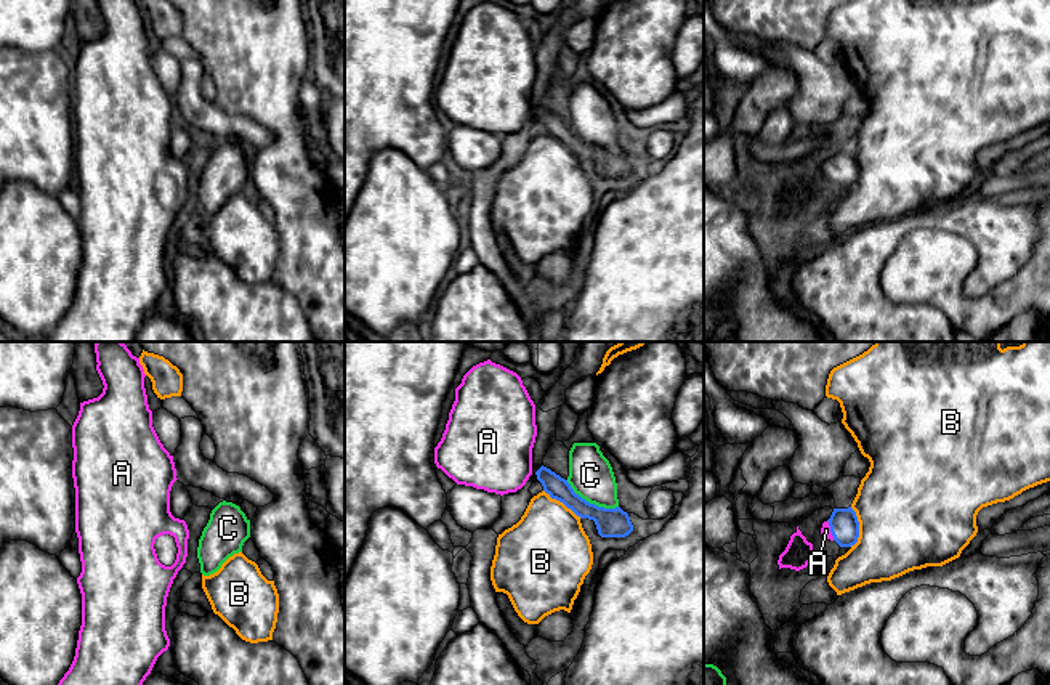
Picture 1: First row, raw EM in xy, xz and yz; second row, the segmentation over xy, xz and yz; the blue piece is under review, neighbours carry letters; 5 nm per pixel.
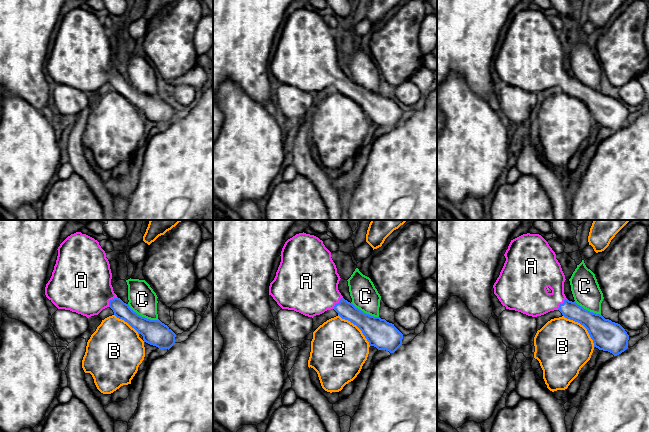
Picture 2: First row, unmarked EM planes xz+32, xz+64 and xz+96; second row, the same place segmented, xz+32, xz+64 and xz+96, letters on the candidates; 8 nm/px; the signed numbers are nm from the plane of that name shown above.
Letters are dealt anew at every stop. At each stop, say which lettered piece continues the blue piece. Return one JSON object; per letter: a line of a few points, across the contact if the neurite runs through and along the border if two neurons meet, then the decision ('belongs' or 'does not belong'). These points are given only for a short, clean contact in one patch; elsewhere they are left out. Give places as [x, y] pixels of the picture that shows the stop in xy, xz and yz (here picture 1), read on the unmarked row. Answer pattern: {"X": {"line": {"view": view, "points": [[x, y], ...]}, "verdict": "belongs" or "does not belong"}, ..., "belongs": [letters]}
{"A": {"line": {"view": "yz", "points": [[844, 164], [831, 170], [826, 170]]}, "verdict": "belongs"}, "B": {"line": {"view": "yz", "points": [[850, 148], [858, 162], [858, 182], [853, 186]]}, "verdict": "does not belong"}, "C": {"line": {"view": "xz", "points": [[566, 121], [587, 141], [605, 148], [617, 148]]}, "verdict": "does not belong"}, "belongs": ["A"]}

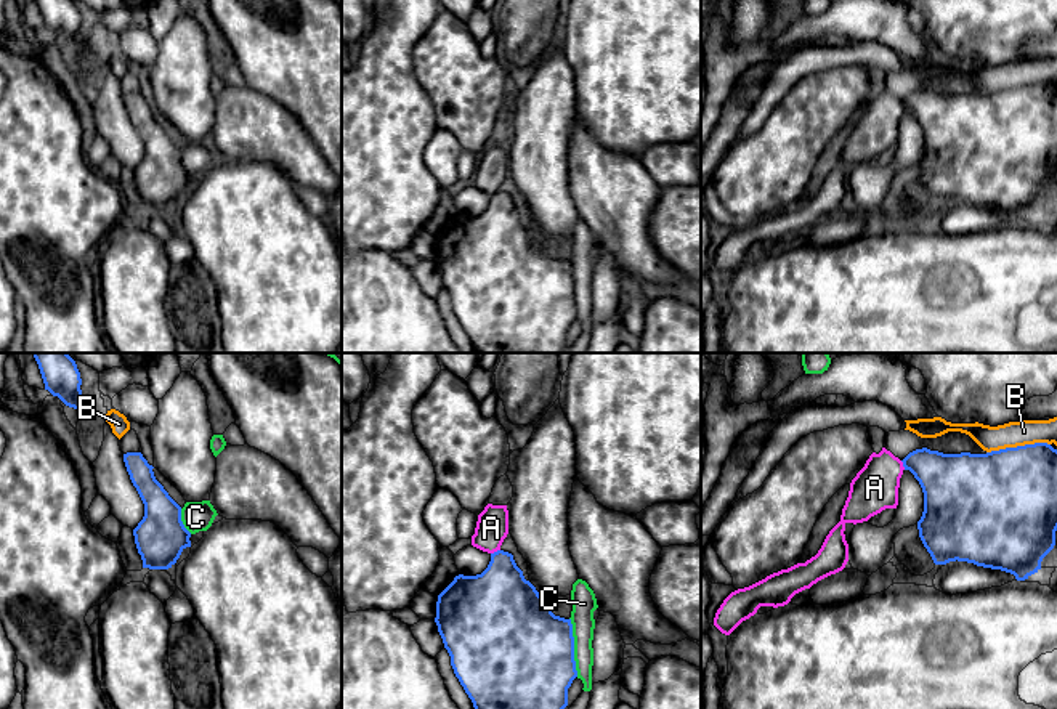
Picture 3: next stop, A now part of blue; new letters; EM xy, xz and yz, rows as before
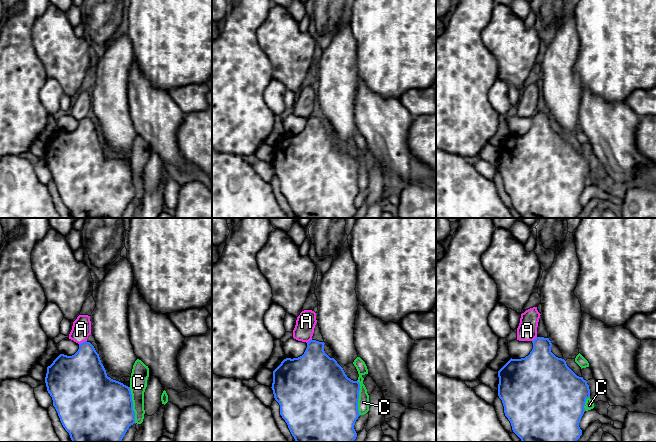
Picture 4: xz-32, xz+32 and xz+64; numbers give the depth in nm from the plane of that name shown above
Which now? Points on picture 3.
{"A": {"line": {"view": "xz", "points": [[499, 190], [491, 194]]}, "verdict": "does not belong"}, "B": {"verdict": "does not belong"}, "C": {"verdict": "does not belong"}, "belongs": []}

